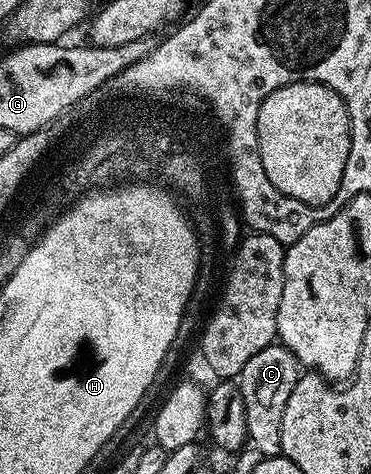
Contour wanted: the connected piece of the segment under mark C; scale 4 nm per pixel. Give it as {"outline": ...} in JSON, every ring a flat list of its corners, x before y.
{"outline":[[273,343,259,350,246,361,236,379,236,384,246,407,246,425,249,444,254,445,263,458,272,458,281,451,282,416,294,385,300,376,300,366,296,358,283,344]]}

